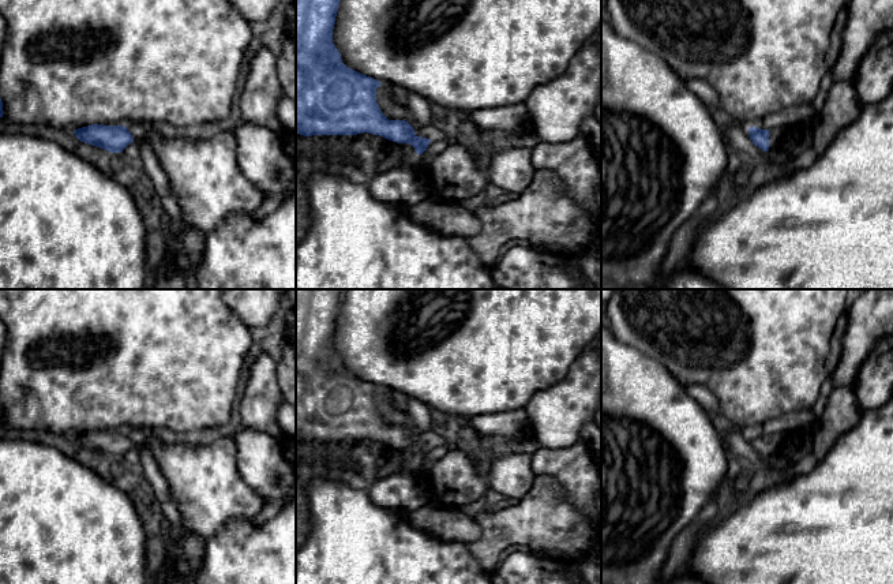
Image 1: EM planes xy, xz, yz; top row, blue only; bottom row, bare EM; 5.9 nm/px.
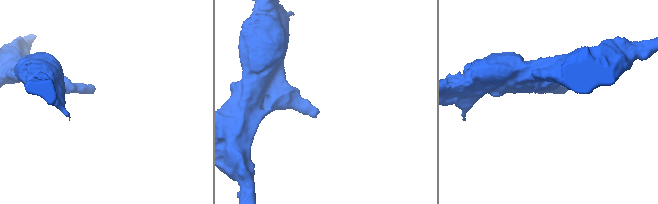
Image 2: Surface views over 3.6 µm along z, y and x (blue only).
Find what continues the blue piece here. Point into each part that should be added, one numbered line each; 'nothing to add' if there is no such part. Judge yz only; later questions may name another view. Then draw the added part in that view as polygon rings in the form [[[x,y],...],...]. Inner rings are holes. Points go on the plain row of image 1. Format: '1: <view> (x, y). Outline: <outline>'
1: yz (775, 440). Outline: [[[799,428],[792,433],[803,433],[803,431],[808,431],[808,430],[811,430],[811,428]],[[776,433],[776,434],[769,435],[769,456],[773,454],[781,445],[781,442],[792,433]]]

